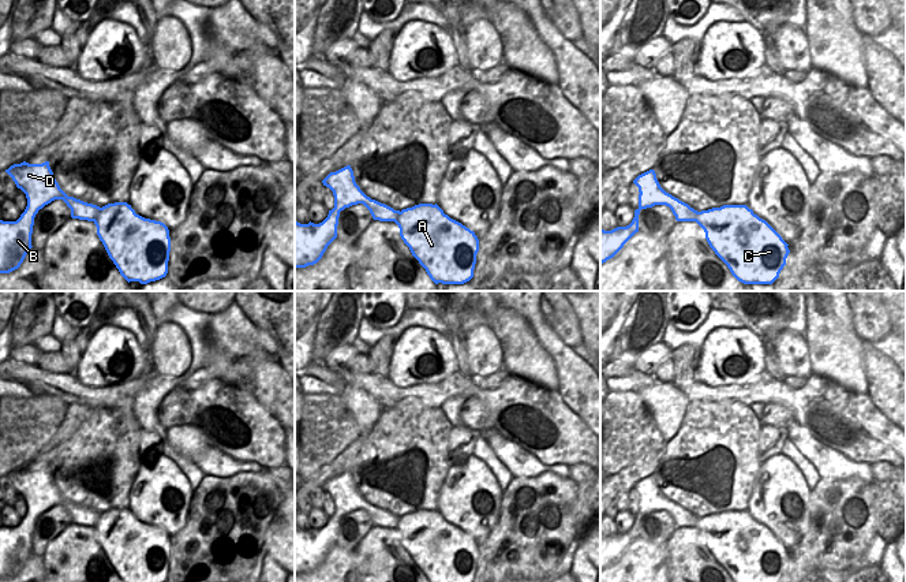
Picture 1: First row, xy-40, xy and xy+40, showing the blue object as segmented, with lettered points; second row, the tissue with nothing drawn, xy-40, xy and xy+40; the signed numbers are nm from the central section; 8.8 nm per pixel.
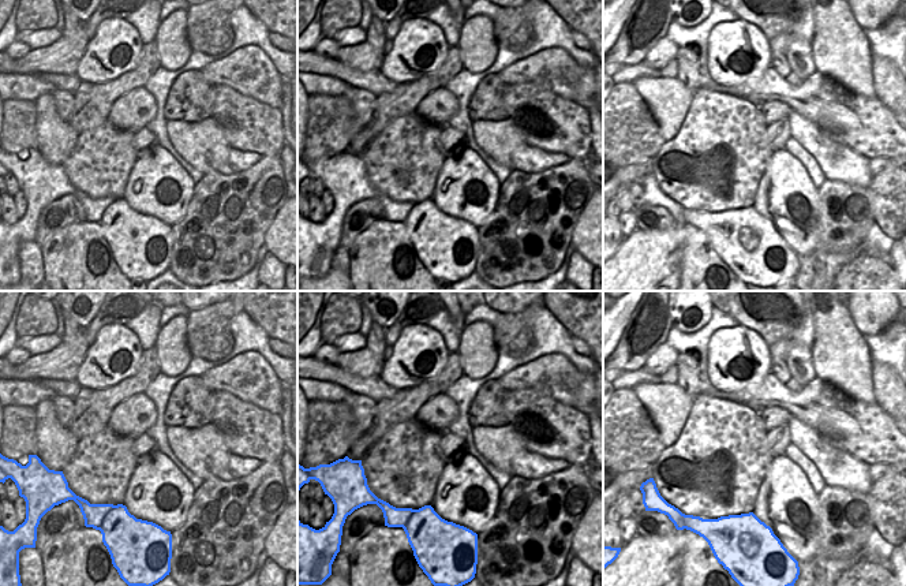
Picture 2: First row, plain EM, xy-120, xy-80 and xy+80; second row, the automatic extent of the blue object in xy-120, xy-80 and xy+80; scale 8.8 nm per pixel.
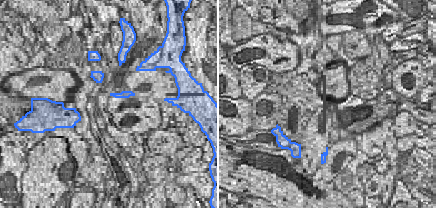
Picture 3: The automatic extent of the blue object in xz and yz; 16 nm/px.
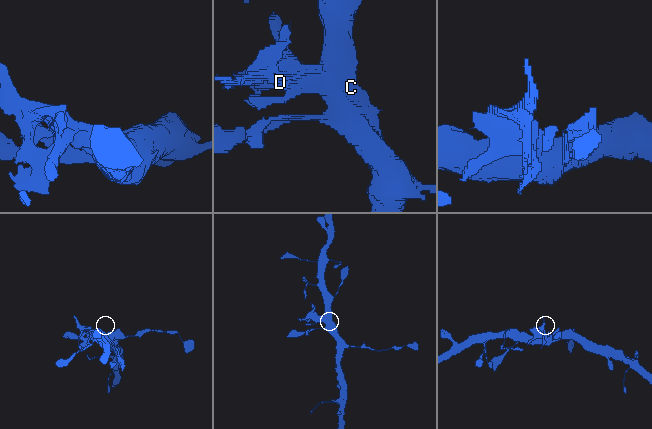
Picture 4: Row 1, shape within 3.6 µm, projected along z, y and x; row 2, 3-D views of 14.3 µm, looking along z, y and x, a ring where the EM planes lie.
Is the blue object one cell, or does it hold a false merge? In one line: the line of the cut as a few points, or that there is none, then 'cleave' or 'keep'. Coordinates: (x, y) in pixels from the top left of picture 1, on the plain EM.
xy-40 (101, 514), (94, 528) | cleave

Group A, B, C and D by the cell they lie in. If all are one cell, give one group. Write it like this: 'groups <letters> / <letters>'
groups A C / B D

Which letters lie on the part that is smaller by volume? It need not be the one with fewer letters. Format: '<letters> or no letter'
B, D

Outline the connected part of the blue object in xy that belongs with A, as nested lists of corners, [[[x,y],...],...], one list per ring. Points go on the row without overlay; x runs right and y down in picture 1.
[[[435,510],[403,515],[400,542],[428,582],[473,582],[479,545]]]

